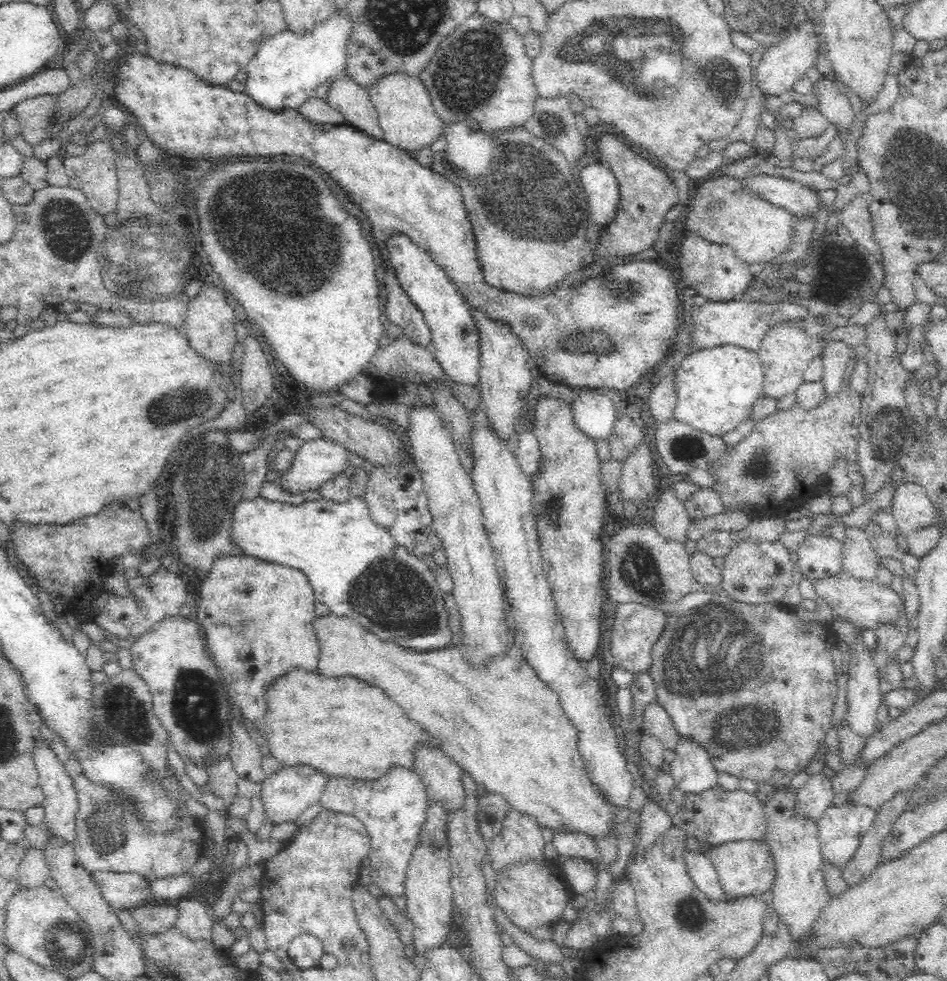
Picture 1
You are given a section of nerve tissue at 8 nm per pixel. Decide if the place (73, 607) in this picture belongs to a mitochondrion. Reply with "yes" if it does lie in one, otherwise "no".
no

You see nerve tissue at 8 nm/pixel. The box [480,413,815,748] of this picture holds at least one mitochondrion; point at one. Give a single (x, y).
(637, 567)

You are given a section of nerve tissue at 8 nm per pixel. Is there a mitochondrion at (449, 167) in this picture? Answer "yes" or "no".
no

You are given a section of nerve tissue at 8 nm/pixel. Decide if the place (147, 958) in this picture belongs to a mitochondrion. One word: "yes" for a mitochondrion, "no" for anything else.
no

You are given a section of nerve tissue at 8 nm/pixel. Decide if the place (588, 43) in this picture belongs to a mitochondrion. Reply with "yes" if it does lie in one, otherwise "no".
yes

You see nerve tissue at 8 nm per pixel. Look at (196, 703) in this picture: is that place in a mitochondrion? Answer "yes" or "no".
yes

